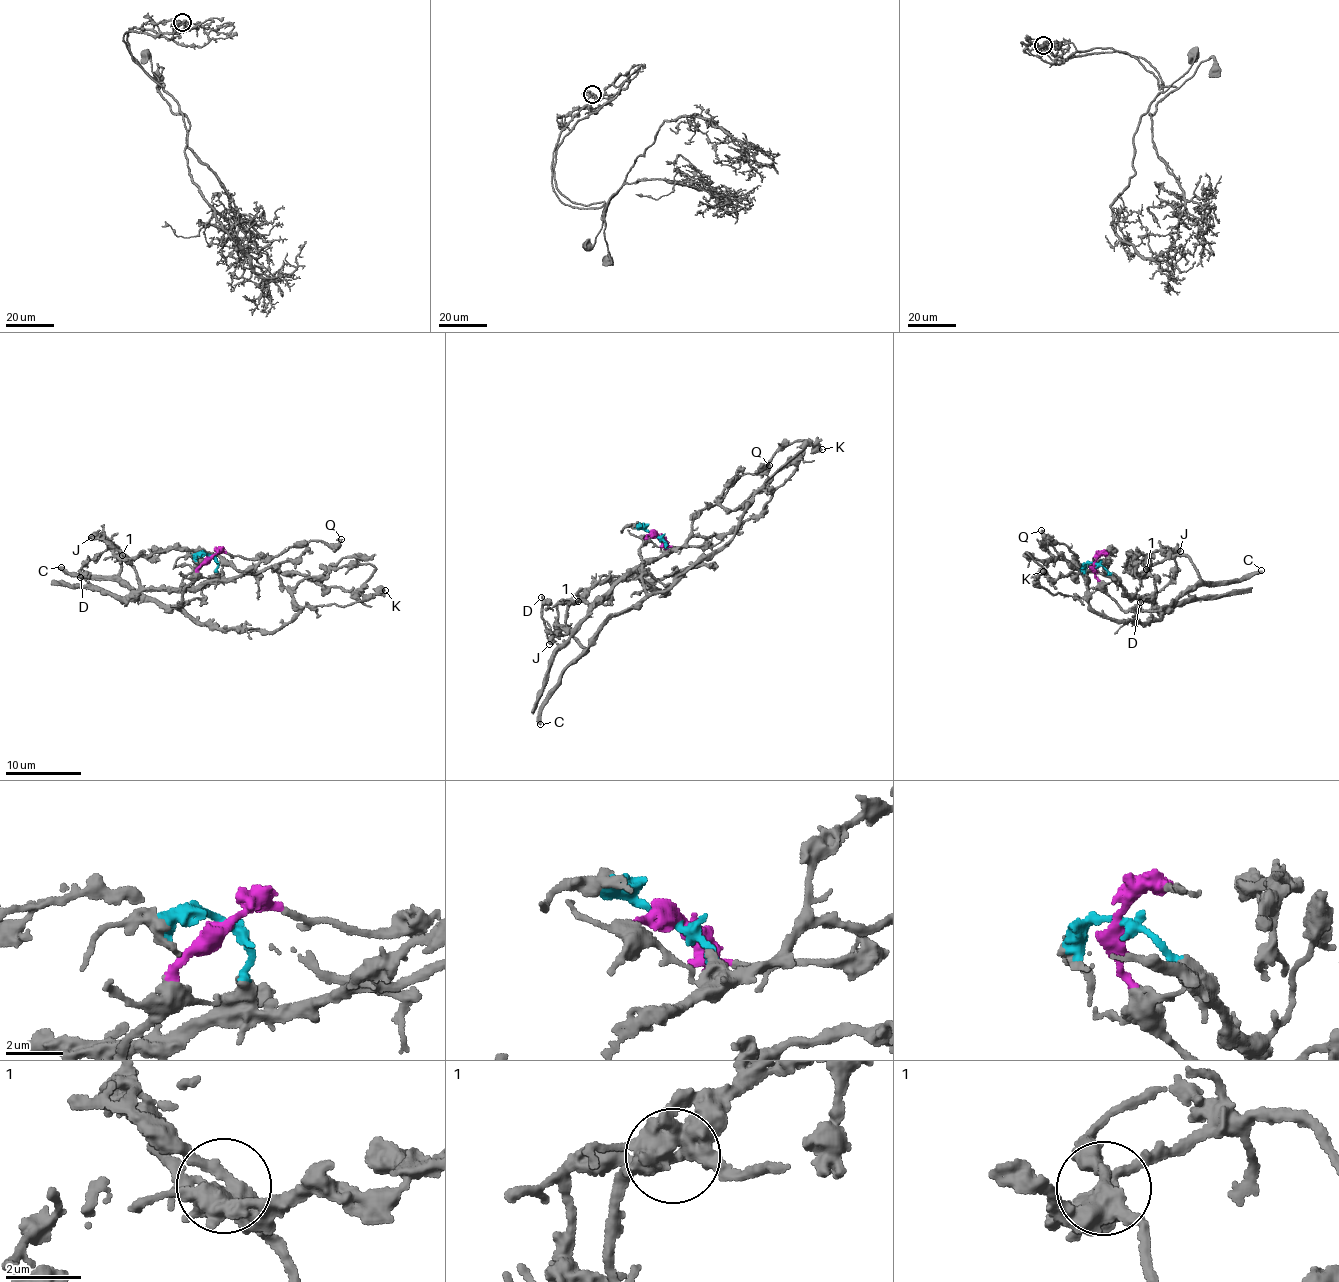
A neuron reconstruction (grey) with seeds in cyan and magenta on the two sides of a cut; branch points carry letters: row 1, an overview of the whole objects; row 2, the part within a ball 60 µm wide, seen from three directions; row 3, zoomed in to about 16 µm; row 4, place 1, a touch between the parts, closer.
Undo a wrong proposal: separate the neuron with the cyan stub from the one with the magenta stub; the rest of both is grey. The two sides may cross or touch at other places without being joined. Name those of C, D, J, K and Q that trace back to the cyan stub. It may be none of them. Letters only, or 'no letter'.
J, Q

